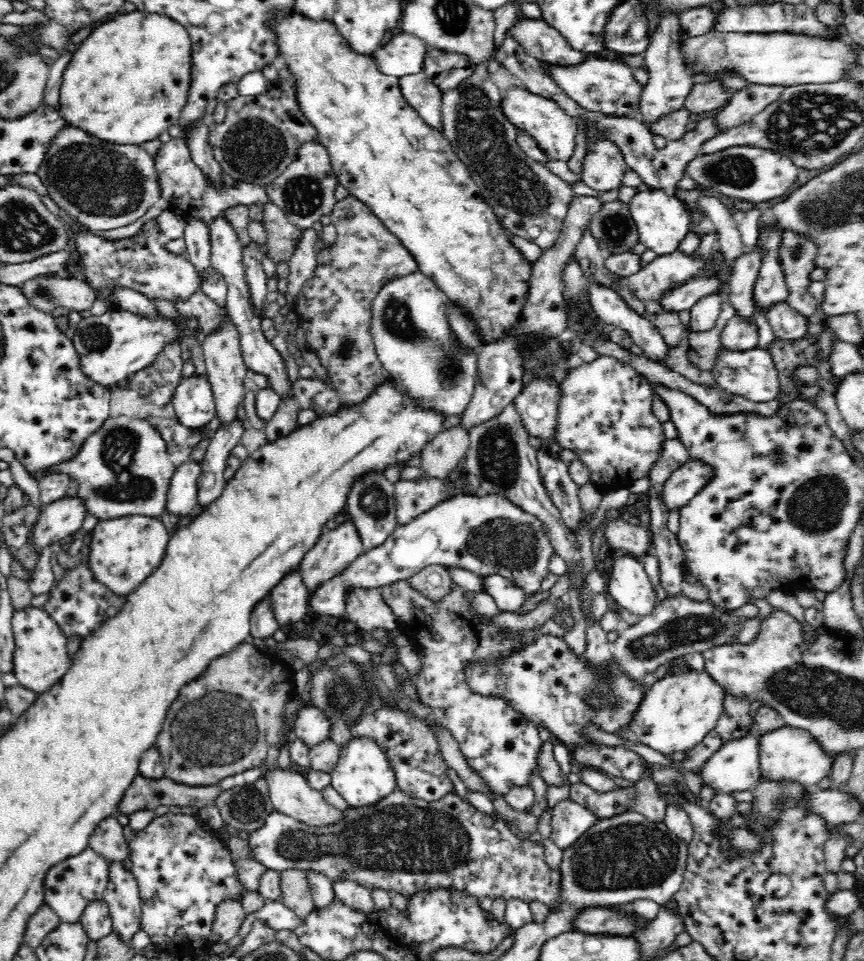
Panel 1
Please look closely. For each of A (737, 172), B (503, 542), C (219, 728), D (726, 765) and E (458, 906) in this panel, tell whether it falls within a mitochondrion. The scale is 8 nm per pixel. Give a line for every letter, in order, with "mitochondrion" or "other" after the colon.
A: mitochondrion
B: mitochondrion
C: mitochondrion
D: other
E: other

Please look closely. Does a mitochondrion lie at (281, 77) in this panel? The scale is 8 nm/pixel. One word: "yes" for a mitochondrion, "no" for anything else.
no

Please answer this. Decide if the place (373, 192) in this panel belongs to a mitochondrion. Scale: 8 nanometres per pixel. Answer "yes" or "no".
no

